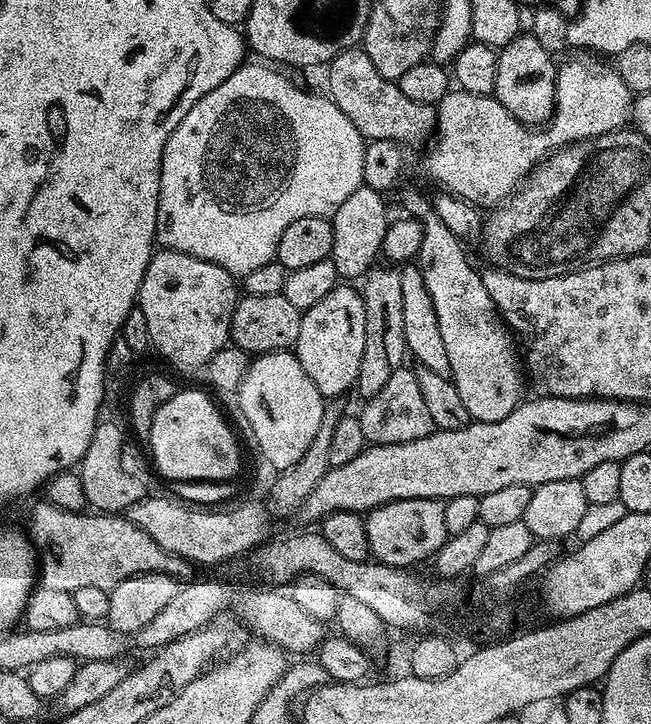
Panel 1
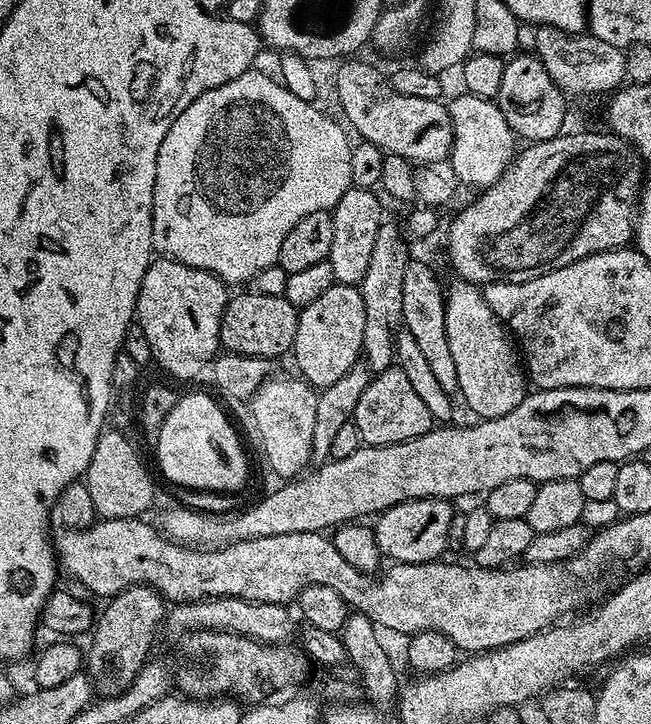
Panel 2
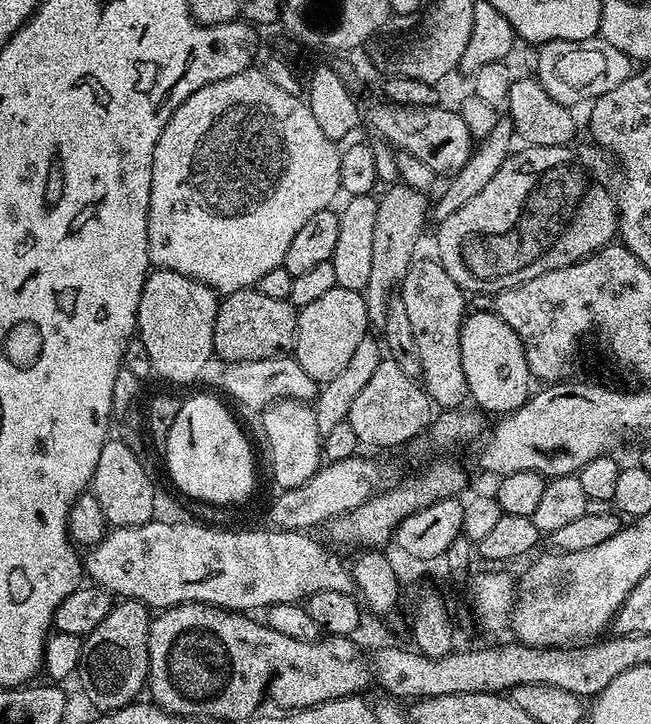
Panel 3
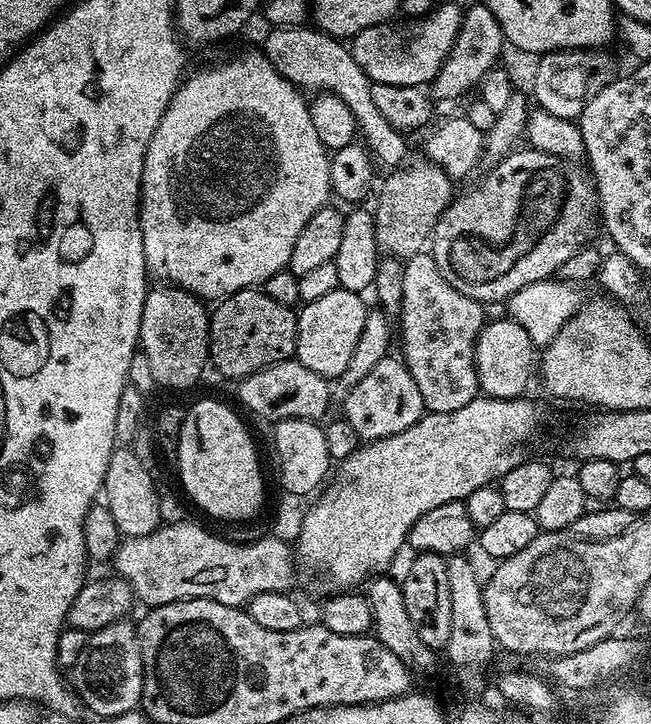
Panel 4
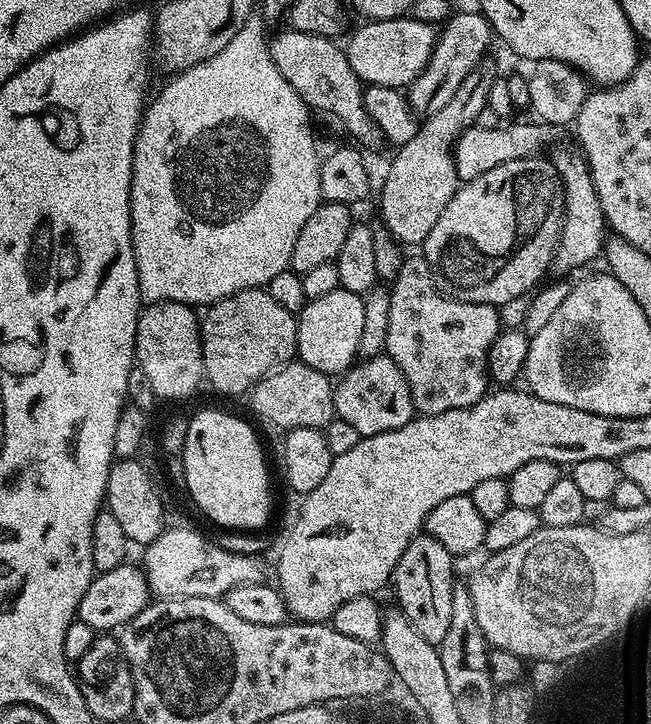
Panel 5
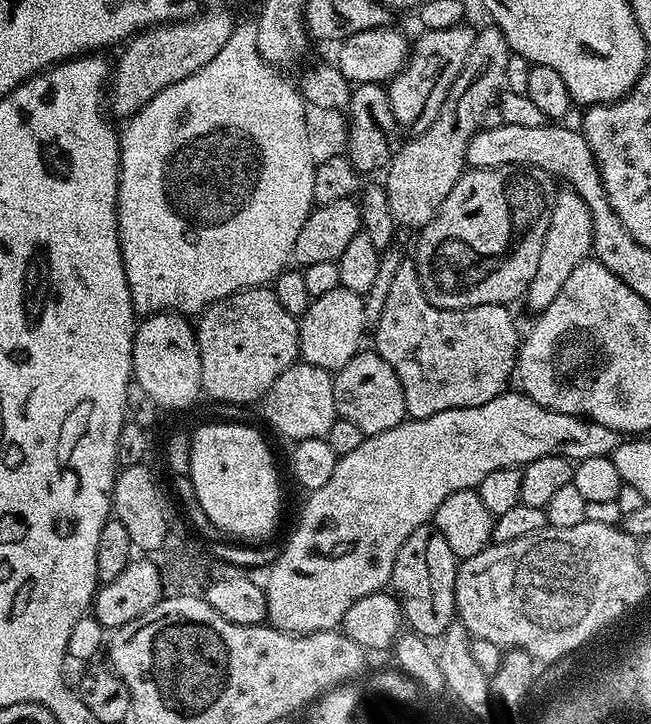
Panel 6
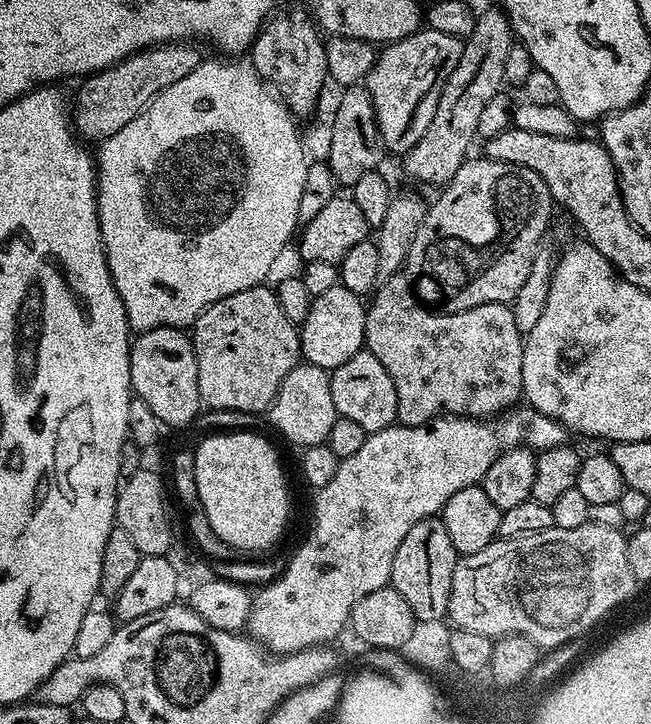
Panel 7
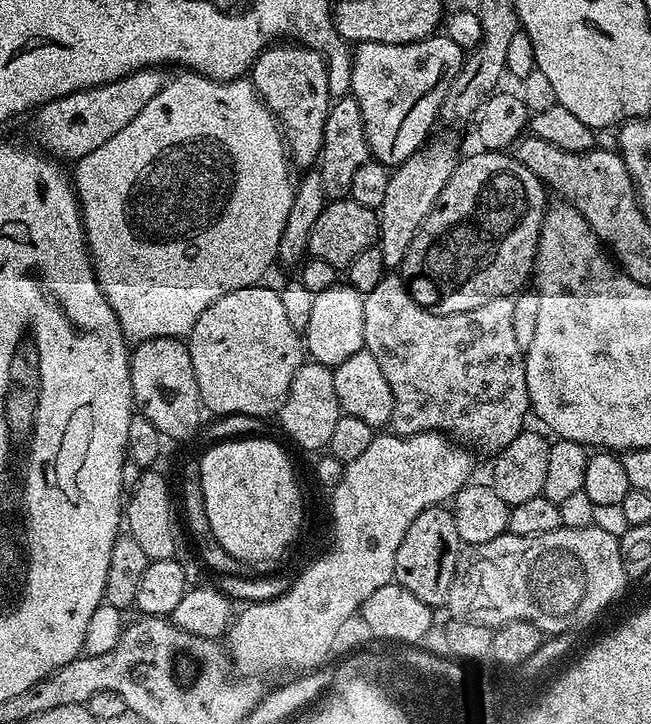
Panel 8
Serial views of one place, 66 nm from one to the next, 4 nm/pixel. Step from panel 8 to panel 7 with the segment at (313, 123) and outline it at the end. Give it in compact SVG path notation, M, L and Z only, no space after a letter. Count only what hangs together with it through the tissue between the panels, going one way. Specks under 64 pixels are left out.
M298 5L281 7L272 13L252 41L250 62L254 70L278 93L293 117L311 117L316 110L319 91L329 79L326 62L325 41L317 25L310 19L310 12Z

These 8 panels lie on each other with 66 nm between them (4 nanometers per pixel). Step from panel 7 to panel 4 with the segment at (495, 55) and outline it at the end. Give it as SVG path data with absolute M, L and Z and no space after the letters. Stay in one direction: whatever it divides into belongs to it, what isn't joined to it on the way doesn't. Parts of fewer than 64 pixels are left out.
M409 159L403 166L389 171L376 196L376 241L388 258L407 258L425 251L436 223L454 199L454 181L432 160L419 159Z

